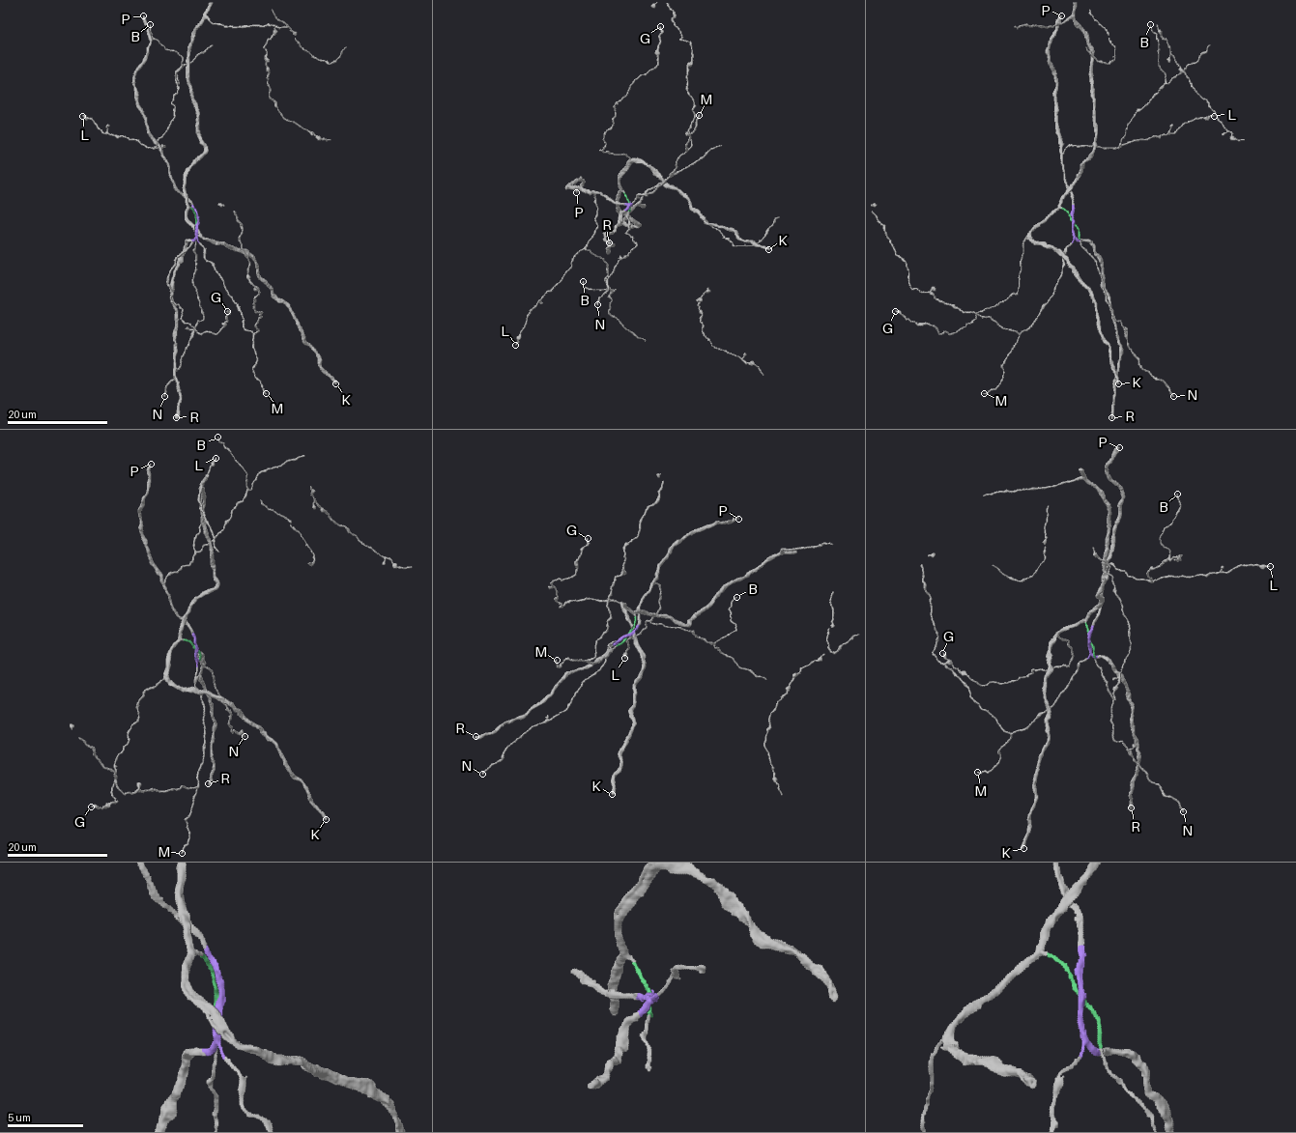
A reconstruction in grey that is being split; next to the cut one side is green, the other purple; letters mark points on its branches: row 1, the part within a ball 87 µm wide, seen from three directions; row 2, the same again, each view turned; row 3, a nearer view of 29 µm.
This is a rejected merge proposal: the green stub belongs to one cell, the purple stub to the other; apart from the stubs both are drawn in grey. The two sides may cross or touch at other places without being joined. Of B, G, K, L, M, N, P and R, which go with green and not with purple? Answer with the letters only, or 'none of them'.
G, K, N

